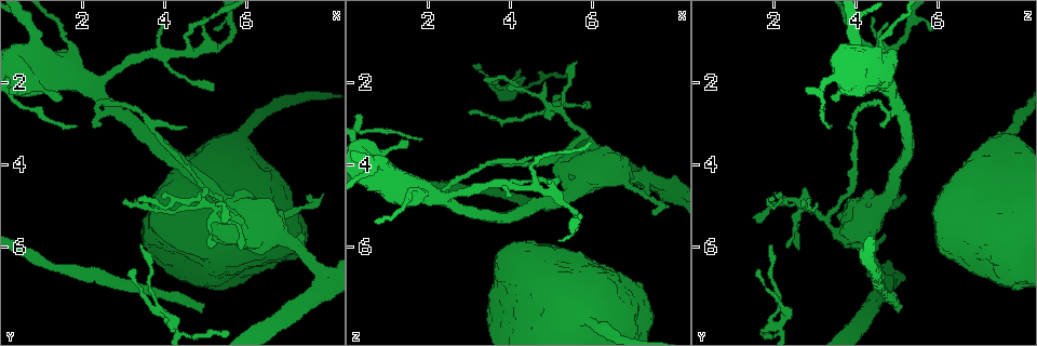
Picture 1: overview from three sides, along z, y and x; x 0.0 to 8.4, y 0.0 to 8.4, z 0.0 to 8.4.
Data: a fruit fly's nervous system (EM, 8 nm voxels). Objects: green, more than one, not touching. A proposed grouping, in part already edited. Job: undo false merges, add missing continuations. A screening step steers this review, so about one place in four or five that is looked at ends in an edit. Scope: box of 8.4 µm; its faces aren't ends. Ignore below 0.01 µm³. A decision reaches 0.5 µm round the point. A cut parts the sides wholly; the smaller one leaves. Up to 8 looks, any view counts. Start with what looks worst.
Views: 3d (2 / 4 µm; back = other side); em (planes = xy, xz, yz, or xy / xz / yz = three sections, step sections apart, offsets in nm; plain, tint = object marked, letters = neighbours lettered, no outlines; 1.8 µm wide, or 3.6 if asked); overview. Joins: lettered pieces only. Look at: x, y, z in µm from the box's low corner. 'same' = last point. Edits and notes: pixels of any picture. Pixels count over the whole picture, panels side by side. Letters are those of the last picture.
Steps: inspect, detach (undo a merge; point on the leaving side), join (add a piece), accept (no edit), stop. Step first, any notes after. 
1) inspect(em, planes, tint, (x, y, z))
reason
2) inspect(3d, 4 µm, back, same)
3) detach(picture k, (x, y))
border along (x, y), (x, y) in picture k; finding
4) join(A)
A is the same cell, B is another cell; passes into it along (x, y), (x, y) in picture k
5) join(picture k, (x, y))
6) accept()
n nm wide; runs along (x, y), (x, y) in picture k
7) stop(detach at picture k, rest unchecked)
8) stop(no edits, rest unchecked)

inspect(3d, 2 µm, (5.00, 7.40, 5.10))
an open end

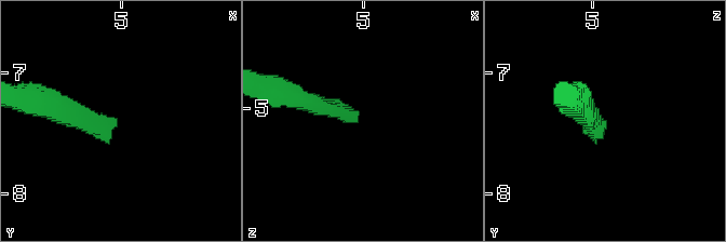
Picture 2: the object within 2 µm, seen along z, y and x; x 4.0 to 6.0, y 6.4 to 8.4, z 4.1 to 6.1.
inspect(em, xy, step 4, letters, (4.96, 7.44, 5.06))
need the tissue

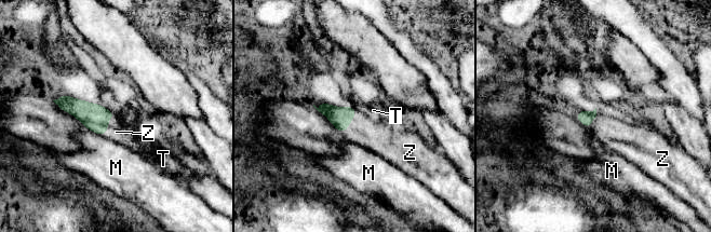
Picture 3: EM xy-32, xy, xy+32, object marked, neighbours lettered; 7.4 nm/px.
join(Z)
110 nm wide; Z is the same cell, M and T are other cells; passes into it along (340, 117), (349, 123), (364, 130) in picture 3; the cell continues

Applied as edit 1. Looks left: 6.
inspect(em, 3.6 µm, xy, step 4, tint, (3.60, 7.30, 2.10))
calibre changes

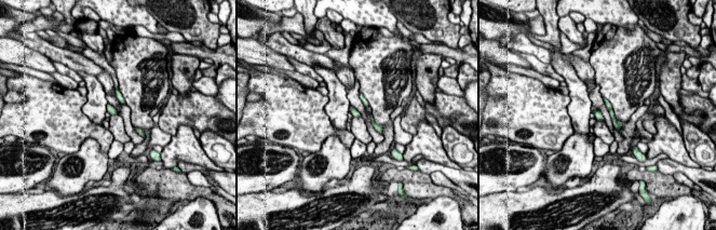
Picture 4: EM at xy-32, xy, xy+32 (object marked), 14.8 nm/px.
inspect(em, 3.6 µm, planes, letters, same)

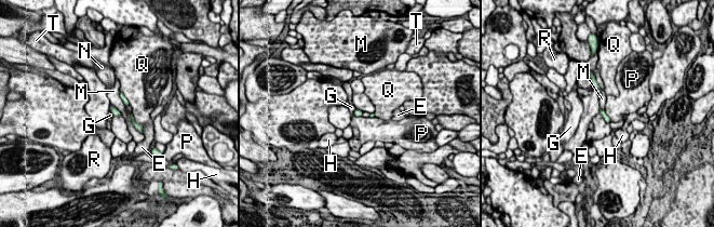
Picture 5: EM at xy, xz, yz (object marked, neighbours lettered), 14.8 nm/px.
accept()
E, G, H, M, N, P, Q, R and T are other cells; border along (593, 76), (600, 88), (598, 97) in picture 5; all the same cell

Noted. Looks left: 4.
inspect(3d, 2 µm, back, (5.75, 5.25, 3.30))
side arm on a straight run

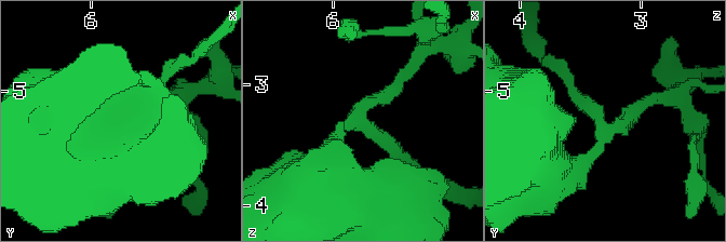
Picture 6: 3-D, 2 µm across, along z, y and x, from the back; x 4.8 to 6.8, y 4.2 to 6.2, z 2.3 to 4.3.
inspect(em, xz, step 4, tint, (5.78, 5.28, 3.24))
3 arms

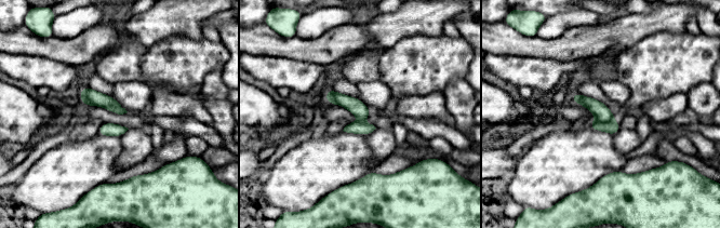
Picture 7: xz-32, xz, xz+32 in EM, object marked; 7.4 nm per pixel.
inspect(em, xz, step 4, letters, same)
see the neighbours

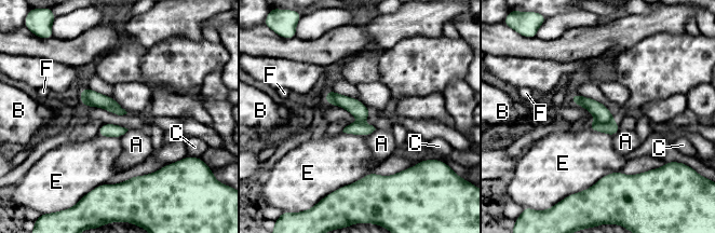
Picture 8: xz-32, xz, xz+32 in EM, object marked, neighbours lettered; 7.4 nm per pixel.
accept()
A, B, C, E and F are other cells; runs along (328, 94), (349, 104), (371, 128) in picture 8; one cell here

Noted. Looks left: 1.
stop(join at picture 3, rest unchecked)

